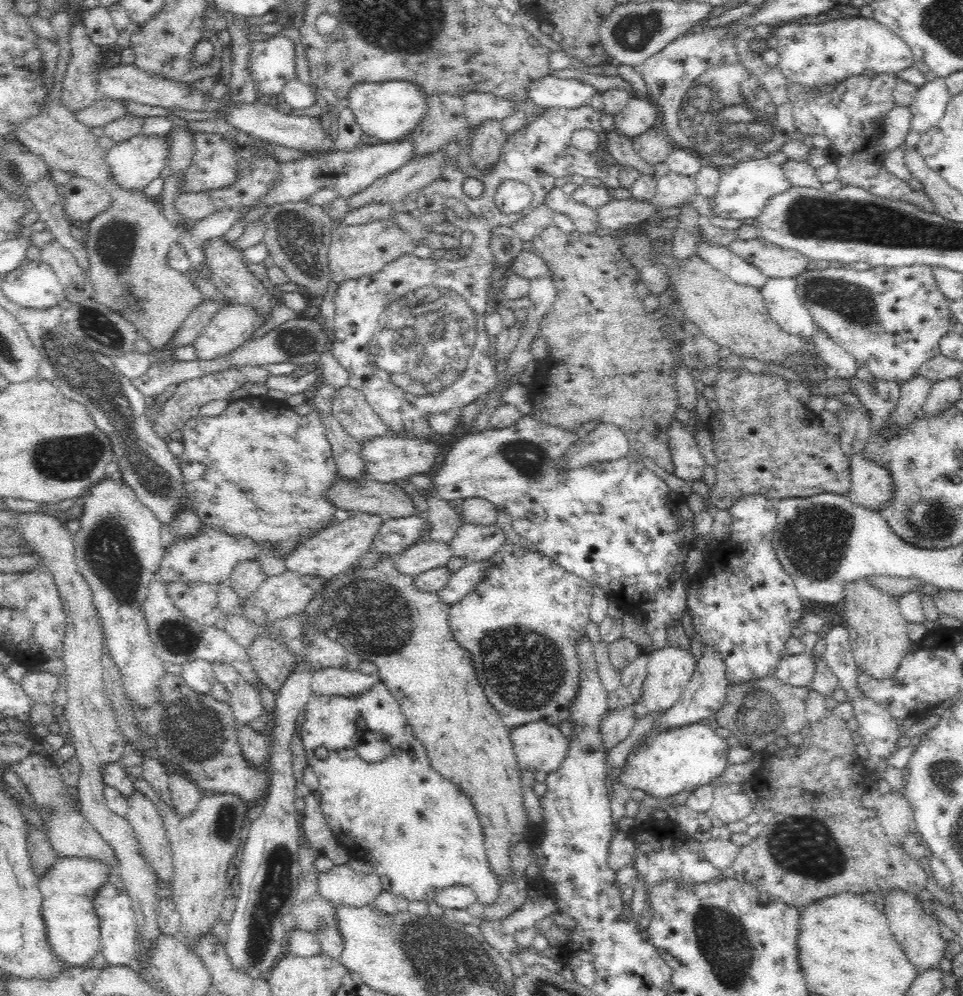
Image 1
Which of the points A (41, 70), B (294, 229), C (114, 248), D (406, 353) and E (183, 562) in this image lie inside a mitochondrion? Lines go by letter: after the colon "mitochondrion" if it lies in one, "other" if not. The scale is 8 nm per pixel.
A: other
B: mitochondrion
C: mitochondrion
D: mitochondrion
E: other

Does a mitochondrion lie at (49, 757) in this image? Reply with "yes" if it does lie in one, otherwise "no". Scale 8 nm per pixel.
no

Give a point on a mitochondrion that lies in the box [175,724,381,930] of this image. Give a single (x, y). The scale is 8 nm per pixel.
(224, 819)

